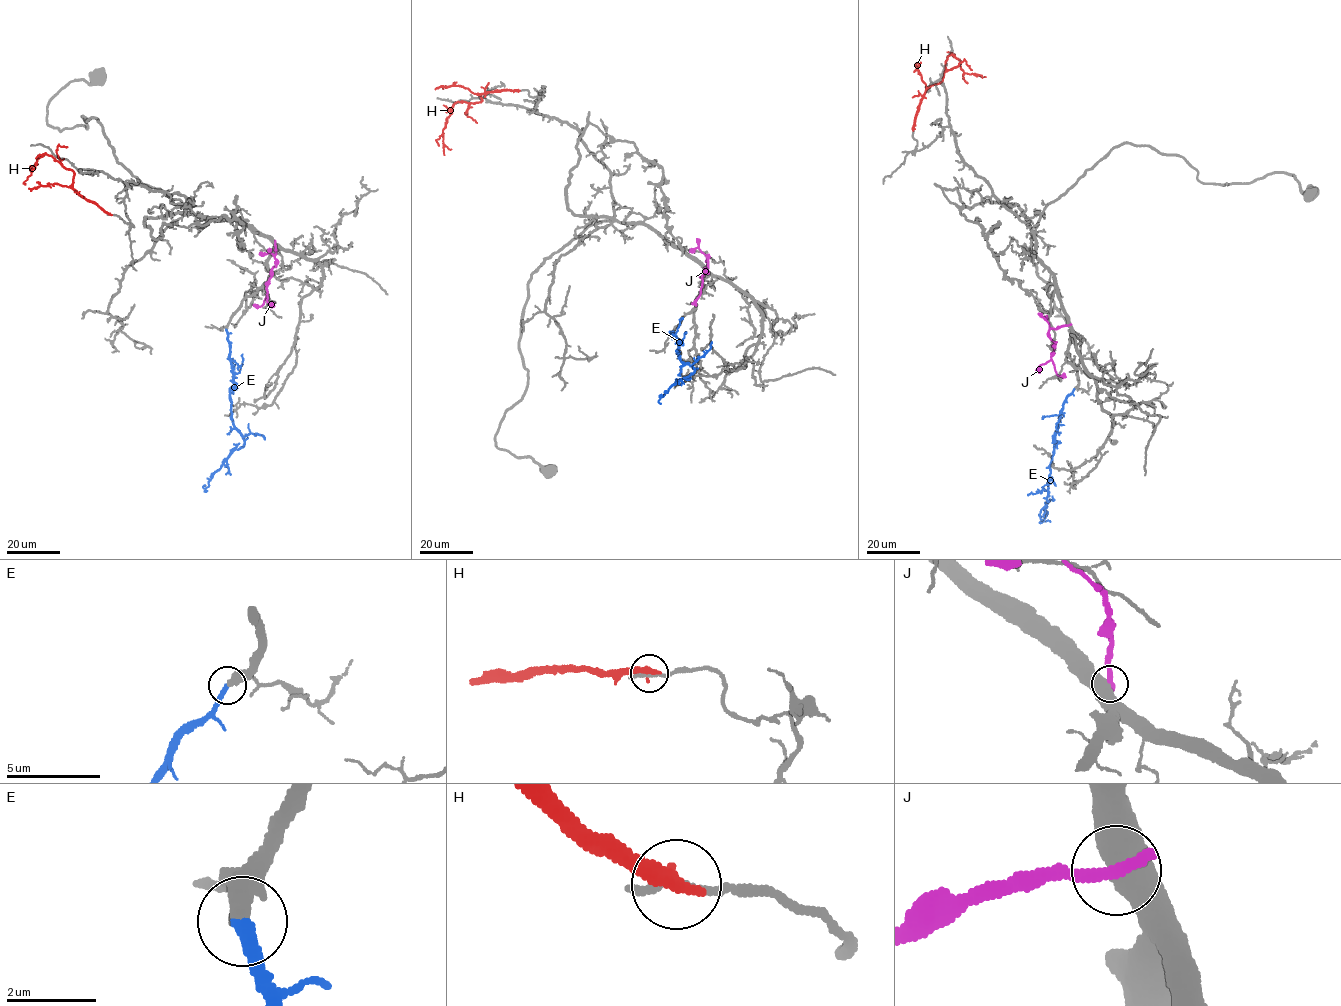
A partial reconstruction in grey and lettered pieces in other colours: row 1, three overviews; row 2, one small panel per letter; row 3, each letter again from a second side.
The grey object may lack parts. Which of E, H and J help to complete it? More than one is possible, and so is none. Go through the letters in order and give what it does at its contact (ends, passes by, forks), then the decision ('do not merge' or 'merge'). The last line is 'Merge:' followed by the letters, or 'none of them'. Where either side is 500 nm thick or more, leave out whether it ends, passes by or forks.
E: it ends | merge
H: it ends | do not merge
J: it ends | do not merge
Merge: E

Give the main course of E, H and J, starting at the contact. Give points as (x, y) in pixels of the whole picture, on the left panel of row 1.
E: (226, 329), (235, 384), (229, 395), (231, 420), (244, 445), (225, 459), (208, 486), (203, 488), (205, 485)
H: (110, 214), (78, 194), (72, 186), (74, 173), (52, 157), (45, 153), (36, 159), (32, 171), (30, 165)
J: (275, 243), (277, 264), (271, 270), (264, 303), (256, 305)

